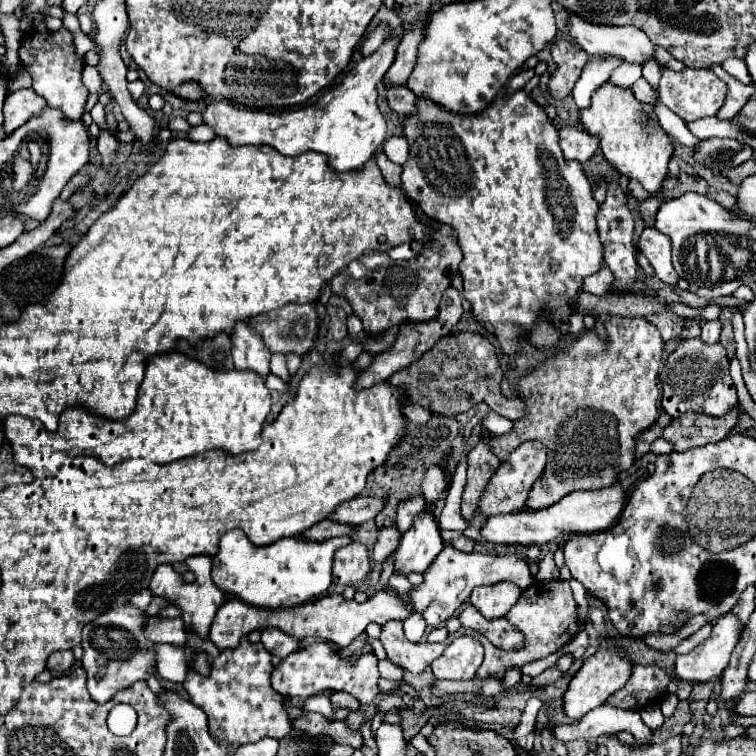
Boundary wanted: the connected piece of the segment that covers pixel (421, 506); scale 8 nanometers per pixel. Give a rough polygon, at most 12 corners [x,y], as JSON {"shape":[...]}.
{"shape":[[423,496],[401,502],[397,508],[399,532],[405,532],[413,526],[423,510]]}

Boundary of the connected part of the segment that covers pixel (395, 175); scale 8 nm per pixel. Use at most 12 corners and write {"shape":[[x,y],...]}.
{"shape":[[383,152],[375,160],[385,180],[399,186],[401,166],[393,164]]}

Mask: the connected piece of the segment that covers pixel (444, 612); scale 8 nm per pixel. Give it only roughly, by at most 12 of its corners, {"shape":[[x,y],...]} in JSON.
{"shape":[[447,544],[411,588],[429,626],[461,608],[475,586],[527,588],[519,554],[465,554]]}

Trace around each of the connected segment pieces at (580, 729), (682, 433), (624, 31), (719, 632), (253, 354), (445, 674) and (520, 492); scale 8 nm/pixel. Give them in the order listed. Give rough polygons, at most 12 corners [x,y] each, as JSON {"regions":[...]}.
{"regions":[[[601,704],[577,724],[555,728],[559,742],[631,732],[641,742],[653,730],[639,712]],[[741,410],[725,418],[687,412],[665,426],[677,452],[723,440]],[[571,14],[571,38],[587,54],[617,54],[643,64],[653,56],[647,34],[603,26]],[[721,616],[711,636],[675,658],[675,674],[709,682],[723,674],[741,622]],[[243,322],[233,326],[235,368],[269,374],[271,352]],[[455,638],[431,664],[435,678],[471,680],[483,662],[481,642]],[[543,442],[517,446],[491,474],[477,512],[525,508],[547,462]]]}

